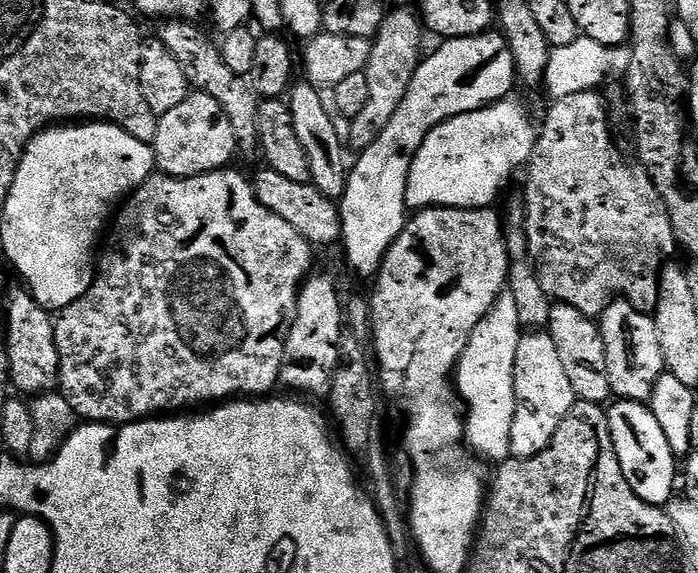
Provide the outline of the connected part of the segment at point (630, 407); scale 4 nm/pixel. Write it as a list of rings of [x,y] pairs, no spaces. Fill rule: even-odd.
[[[620,398],[613,408],[607,409],[610,422],[610,434],[614,442],[614,450],[618,454],[618,462],[622,466],[622,474],[626,474],[626,482],[630,482],[630,490],[638,494],[638,498],[649,502],[664,502],[672,496],[672,487],[677,487],[678,472],[676,476],[677,453],[670,450],[670,442],[666,442],[666,434],[662,434],[662,426],[658,426],[658,418],[654,418],[651,407],[647,403],[639,404],[636,398]]]

